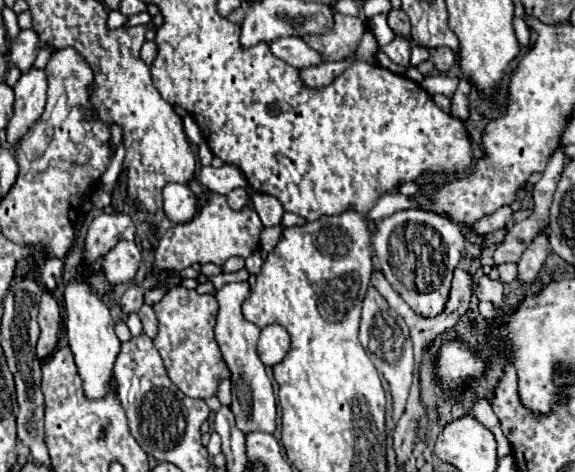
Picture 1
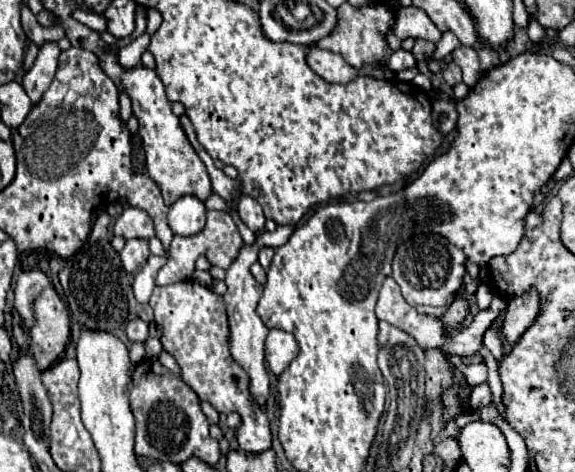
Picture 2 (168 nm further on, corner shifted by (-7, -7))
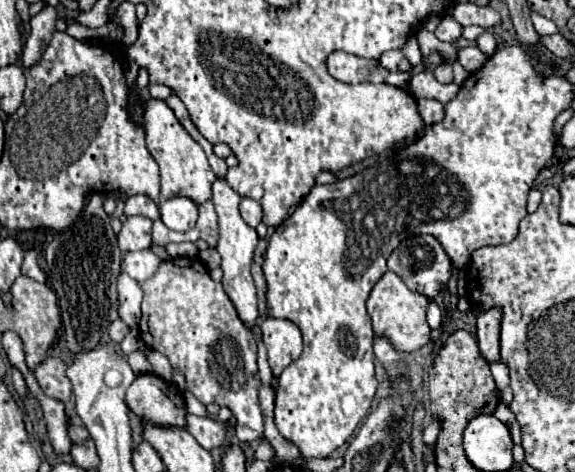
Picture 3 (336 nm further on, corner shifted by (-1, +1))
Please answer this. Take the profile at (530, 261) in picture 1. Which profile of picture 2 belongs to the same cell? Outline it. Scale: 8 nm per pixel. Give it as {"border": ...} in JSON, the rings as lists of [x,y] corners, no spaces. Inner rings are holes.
{"border":[[[530,288],[522,296],[514,296],[508,302],[508,312],[506,312],[504,326],[502,326],[504,338],[510,344],[514,344],[528,330],[528,326],[532,324],[538,312],[540,312],[540,296],[536,288]]]}

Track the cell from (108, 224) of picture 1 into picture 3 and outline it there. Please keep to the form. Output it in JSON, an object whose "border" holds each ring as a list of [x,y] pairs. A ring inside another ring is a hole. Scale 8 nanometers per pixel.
{"border":[[[136,194],[132,198],[126,200],[124,204],[124,214],[126,216],[148,216],[150,220],[158,220],[160,218],[160,208],[158,204],[154,204],[154,200],[150,200],[150,196],[142,196],[142,194]]]}

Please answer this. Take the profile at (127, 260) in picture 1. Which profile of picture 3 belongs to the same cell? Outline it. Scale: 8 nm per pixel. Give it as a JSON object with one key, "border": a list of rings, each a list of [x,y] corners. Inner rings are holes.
{"border":[[[130,216],[122,226],[118,244],[122,252],[148,248],[152,244],[152,220],[146,220],[146,216]]]}

